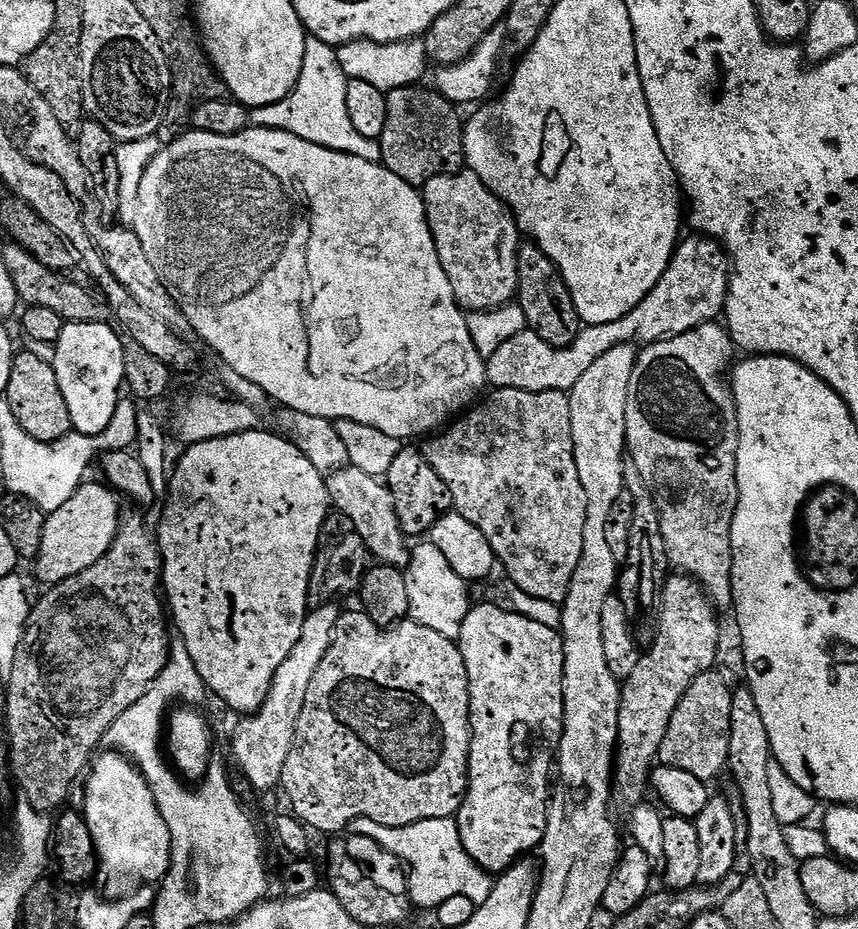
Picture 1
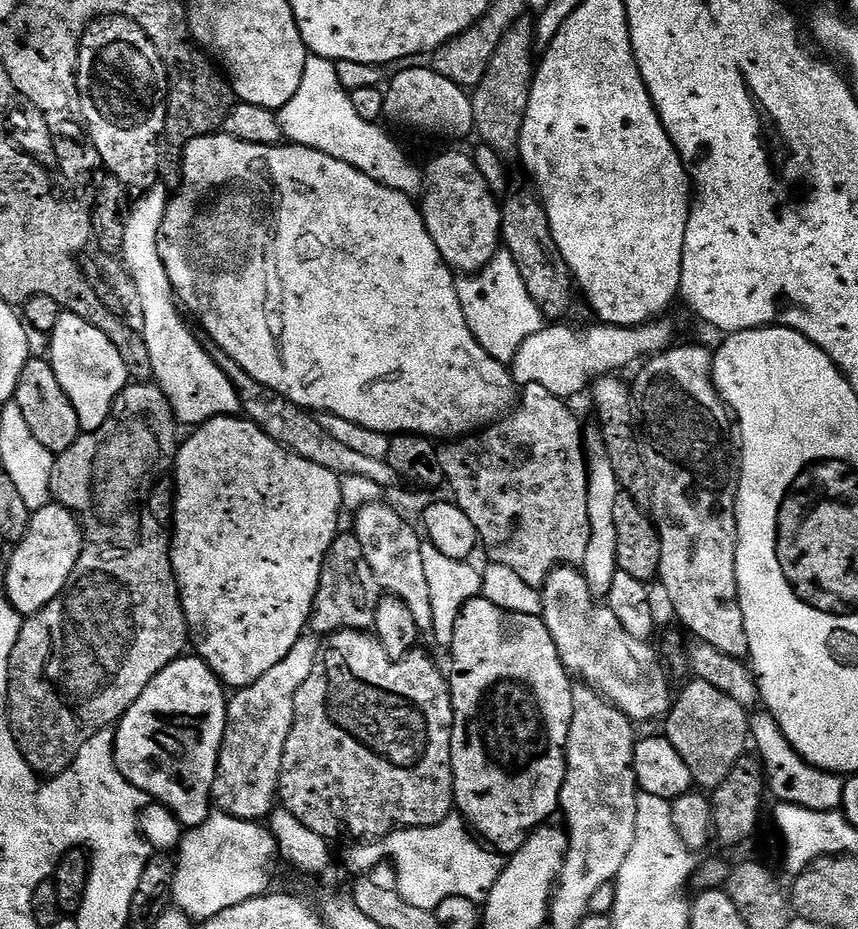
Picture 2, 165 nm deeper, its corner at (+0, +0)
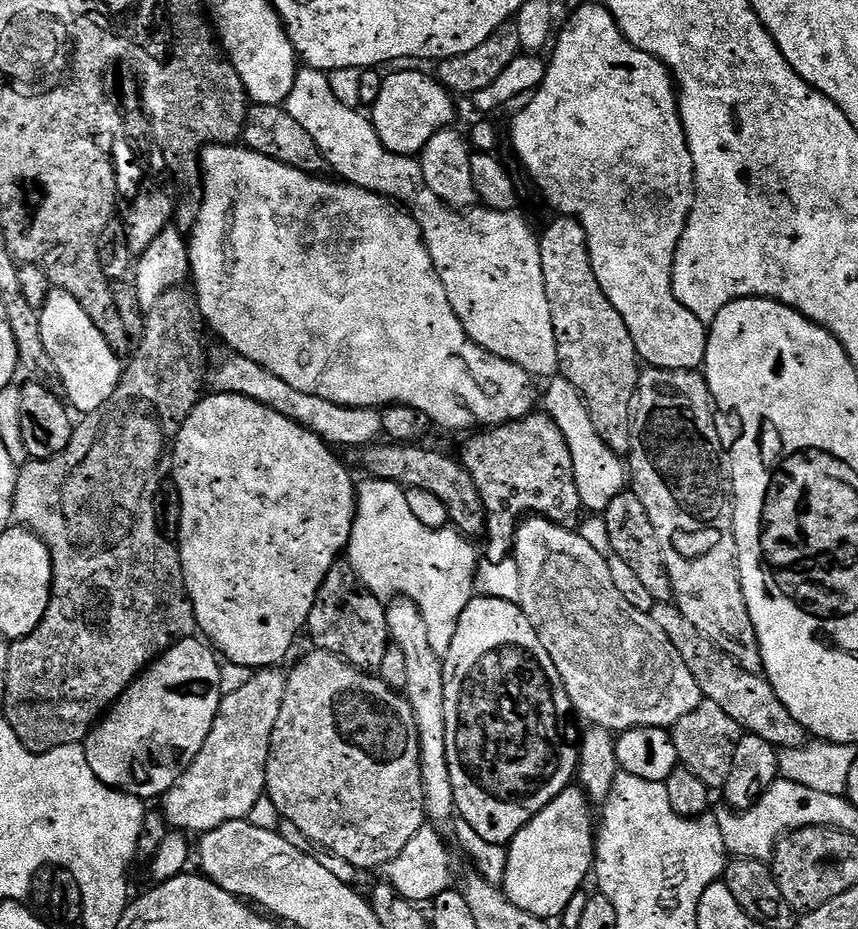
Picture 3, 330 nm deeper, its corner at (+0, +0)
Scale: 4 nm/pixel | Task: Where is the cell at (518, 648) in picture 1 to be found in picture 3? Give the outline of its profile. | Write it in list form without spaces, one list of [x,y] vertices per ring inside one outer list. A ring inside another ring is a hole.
[[[479,594],[473,595],[471,602],[462,610],[462,618],[458,622],[458,630],[454,634],[454,642],[450,642],[450,650],[442,657],[444,662],[444,701],[446,702],[446,758],[450,766],[450,786],[454,786],[454,802],[456,812],[463,823],[468,824],[478,834],[478,838],[486,838],[486,842],[507,846],[518,834],[518,830],[526,827],[564,788],[573,783],[580,762],[580,746],[578,732],[572,725],[574,709],[572,699],[566,694],[566,686],[558,674],[558,666],[554,666],[550,654],[546,654],[546,646],[538,638],[534,626],[530,626],[530,618],[526,618],[524,609],[516,600],[490,598]]]

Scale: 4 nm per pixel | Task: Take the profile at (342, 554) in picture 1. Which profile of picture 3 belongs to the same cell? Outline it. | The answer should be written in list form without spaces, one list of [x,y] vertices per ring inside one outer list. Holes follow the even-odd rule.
[[[347,559],[337,560],[334,566],[330,566],[308,615],[306,636],[312,639],[311,647],[342,658],[359,672],[379,673],[382,657],[390,646],[385,605],[382,600],[380,604],[379,599],[381,597],[377,593],[362,587],[356,571],[349,566]]]

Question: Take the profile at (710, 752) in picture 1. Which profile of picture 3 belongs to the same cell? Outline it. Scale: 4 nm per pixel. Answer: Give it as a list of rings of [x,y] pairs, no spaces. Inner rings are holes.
[[[701,699],[700,704],[686,714],[671,729],[677,761],[690,769],[711,790],[723,790],[726,778],[730,778],[730,770],[734,770],[734,750],[738,750],[742,730],[718,702]]]

